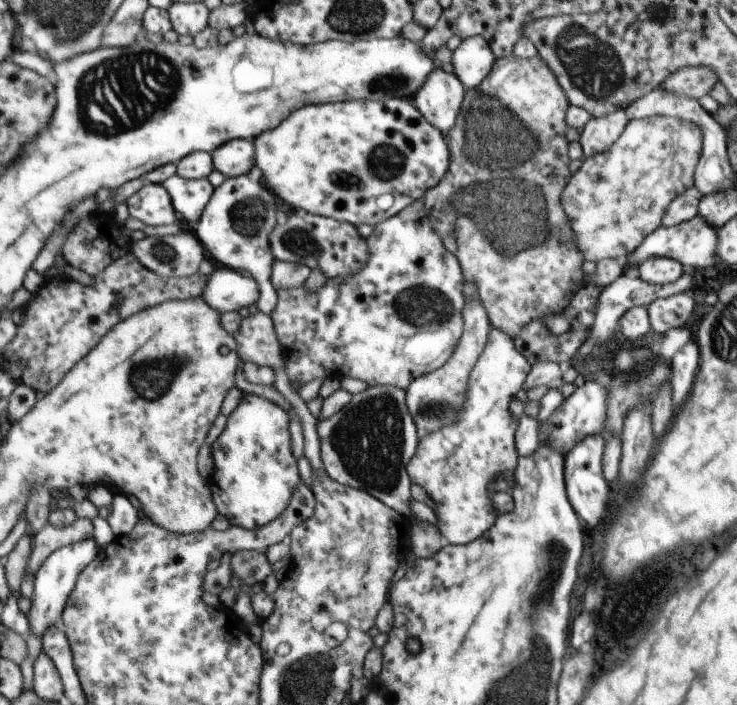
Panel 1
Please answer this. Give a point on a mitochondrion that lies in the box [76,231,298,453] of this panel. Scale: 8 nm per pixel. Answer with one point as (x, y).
(160, 373)

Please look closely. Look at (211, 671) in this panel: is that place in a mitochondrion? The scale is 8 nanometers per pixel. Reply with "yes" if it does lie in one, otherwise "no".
no

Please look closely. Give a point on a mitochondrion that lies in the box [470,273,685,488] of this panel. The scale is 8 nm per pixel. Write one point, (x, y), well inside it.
(633, 379)

